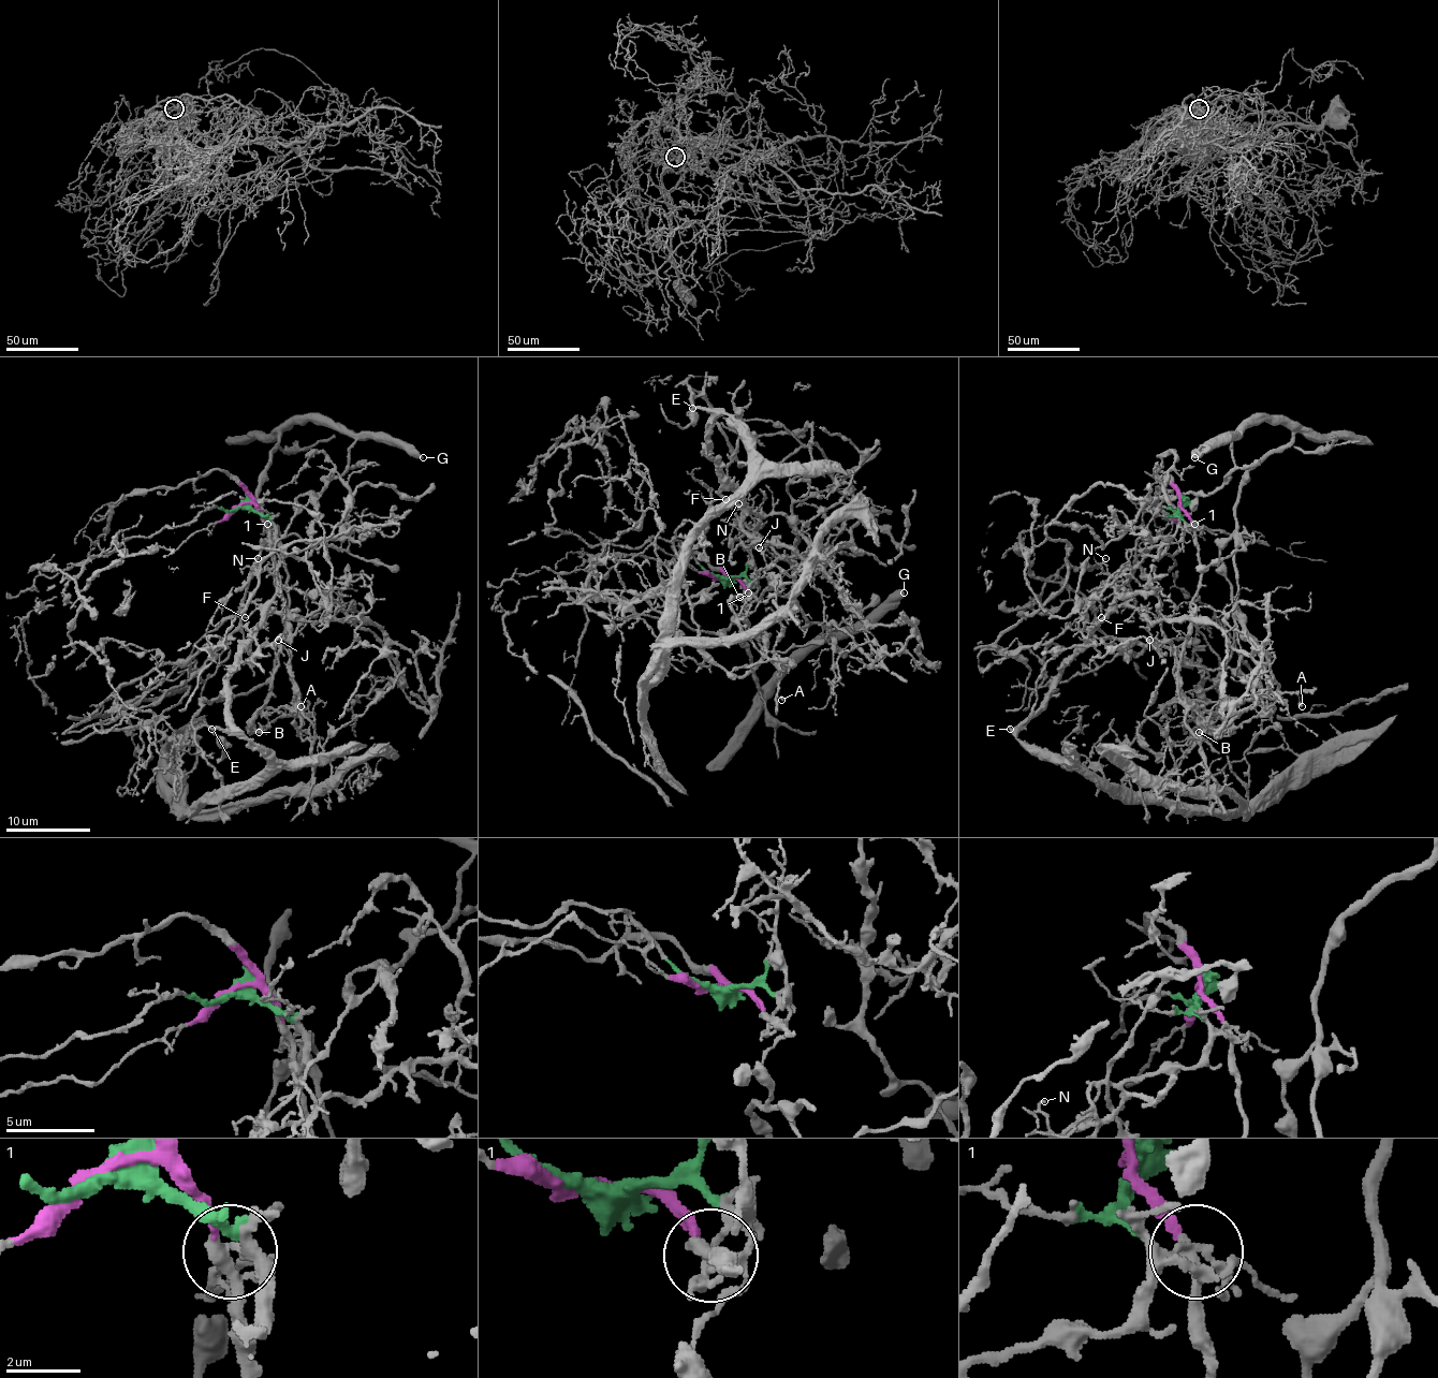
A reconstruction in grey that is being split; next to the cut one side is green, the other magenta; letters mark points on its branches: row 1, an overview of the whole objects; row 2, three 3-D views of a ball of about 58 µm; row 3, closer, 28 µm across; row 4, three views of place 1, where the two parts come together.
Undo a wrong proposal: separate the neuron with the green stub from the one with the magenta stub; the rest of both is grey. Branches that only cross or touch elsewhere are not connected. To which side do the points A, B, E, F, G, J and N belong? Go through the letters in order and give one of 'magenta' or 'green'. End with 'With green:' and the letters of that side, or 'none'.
A: green
B: green
E: green
F: green
G: green
J: green
N: green
With green: A, B, E, F, G, J, N

